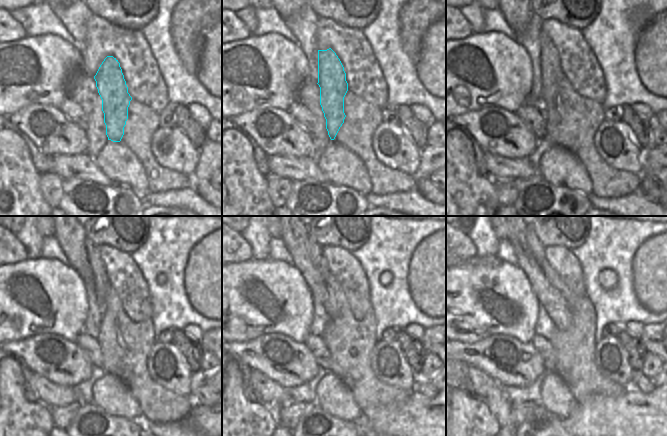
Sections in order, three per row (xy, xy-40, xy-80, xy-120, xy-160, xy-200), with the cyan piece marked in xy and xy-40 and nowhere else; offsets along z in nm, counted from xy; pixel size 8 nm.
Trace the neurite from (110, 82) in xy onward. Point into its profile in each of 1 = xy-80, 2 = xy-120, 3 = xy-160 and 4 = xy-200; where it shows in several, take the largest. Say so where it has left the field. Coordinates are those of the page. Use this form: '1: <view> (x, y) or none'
1: xy-80 (552, 74)
2: xy-120 (101, 281)
3: xy-160 (315, 250)
4: xy-200 (536, 247)

